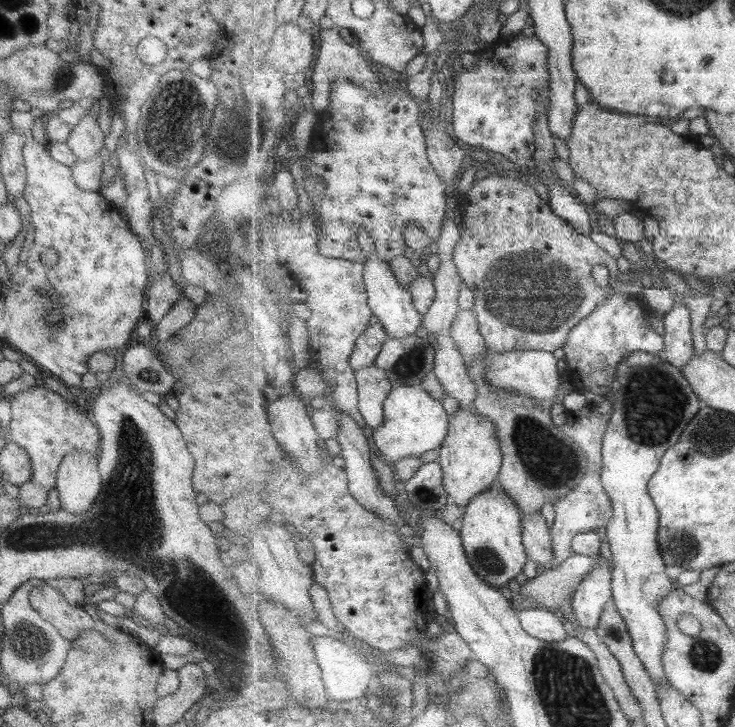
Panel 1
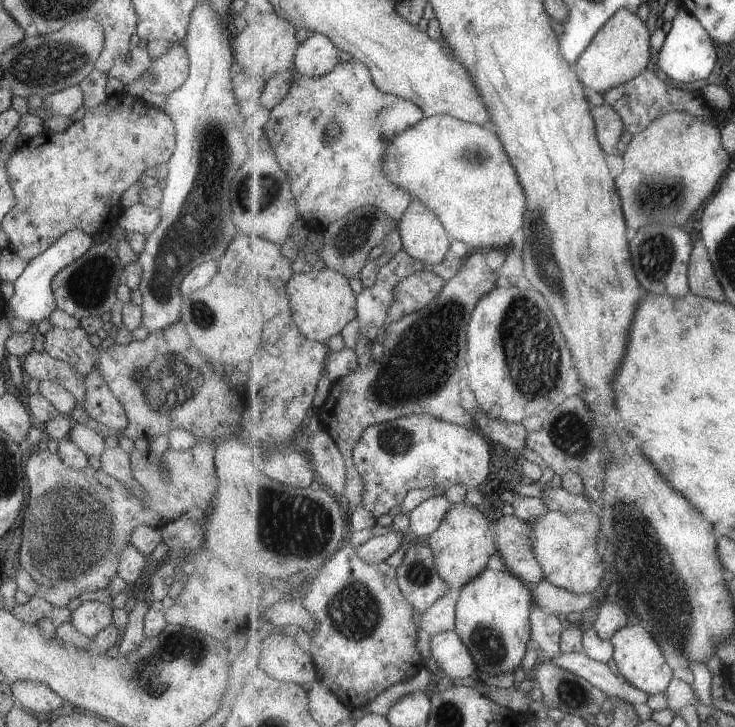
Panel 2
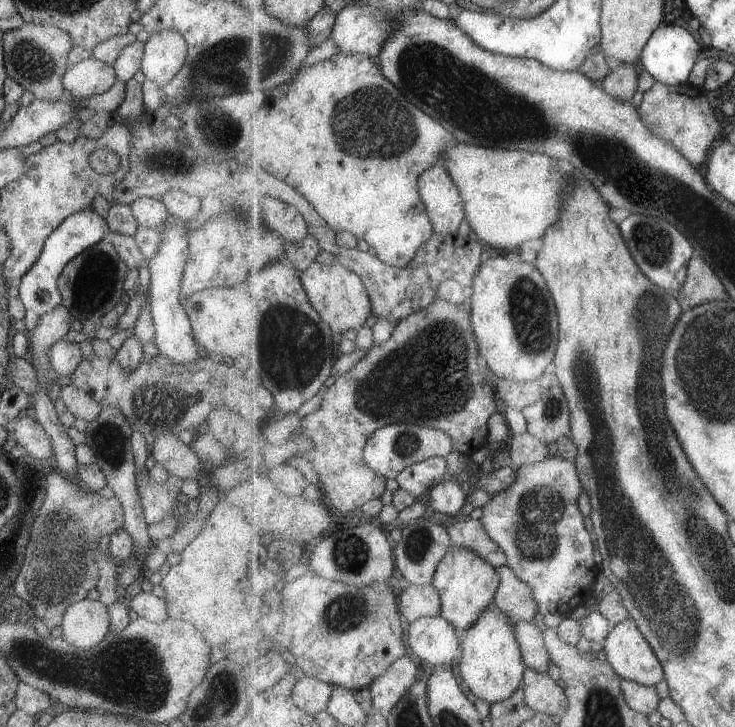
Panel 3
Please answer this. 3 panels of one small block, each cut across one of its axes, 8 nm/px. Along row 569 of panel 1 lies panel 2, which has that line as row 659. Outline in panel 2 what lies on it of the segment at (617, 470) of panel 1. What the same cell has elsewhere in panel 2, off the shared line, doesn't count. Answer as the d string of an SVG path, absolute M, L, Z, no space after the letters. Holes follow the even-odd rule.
M627 625L612 636L611 644L614 646L614 661L619 672L633 686L648 692L650 695L665 692L673 677L673 668L669 666L665 654L656 641L655 636L643 625Z

